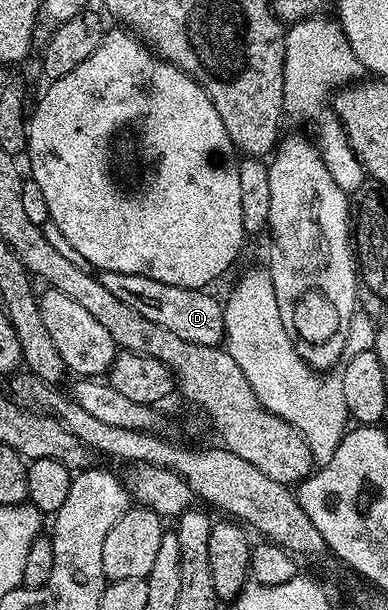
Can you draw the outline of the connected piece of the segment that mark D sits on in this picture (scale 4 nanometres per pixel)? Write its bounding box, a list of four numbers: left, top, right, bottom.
[98,271,225,347]

